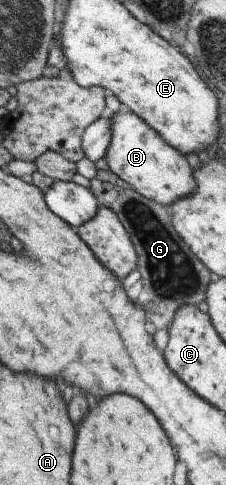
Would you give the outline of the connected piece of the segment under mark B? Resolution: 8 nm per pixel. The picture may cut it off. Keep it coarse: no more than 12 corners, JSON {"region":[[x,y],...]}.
{"region":[[112,115],[110,170],[162,206],[196,192],[188,159]]}

